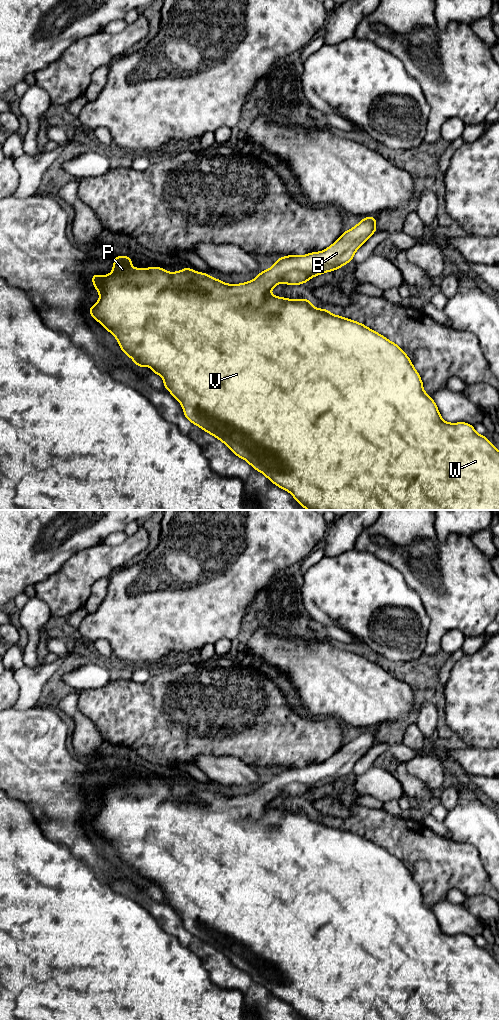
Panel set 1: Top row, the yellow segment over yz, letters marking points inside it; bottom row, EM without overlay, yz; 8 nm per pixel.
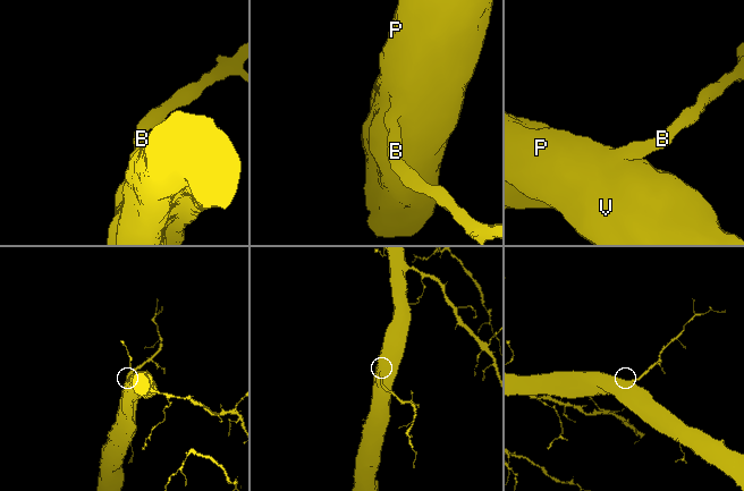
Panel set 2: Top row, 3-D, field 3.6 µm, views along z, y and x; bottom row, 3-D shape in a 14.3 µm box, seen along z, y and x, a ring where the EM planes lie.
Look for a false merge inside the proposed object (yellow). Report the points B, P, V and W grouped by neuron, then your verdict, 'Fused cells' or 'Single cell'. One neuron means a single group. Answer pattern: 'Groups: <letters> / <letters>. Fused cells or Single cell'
Groups: B P V W. Single cell

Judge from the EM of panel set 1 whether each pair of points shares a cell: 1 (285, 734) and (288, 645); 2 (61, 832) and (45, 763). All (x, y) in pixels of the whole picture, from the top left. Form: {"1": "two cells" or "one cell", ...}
{"1": "two cells", "2": "one cell"}

